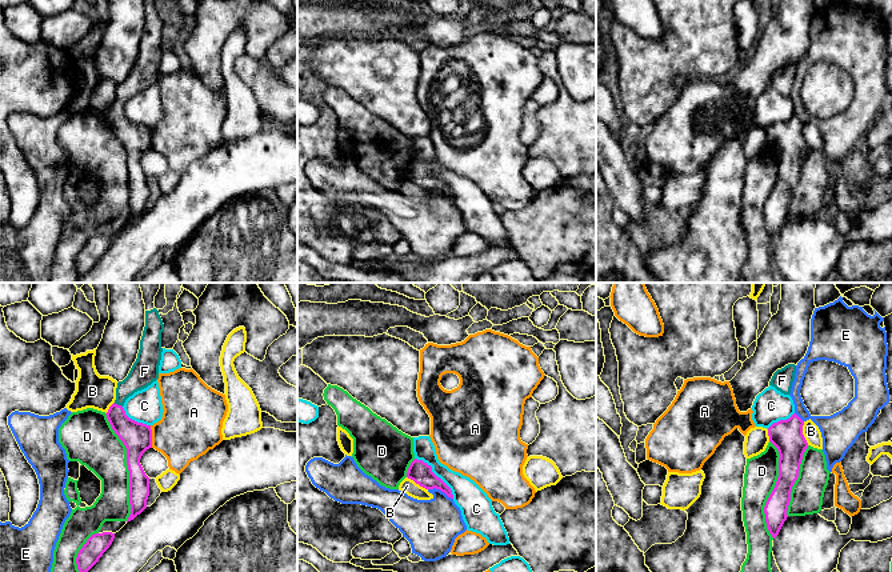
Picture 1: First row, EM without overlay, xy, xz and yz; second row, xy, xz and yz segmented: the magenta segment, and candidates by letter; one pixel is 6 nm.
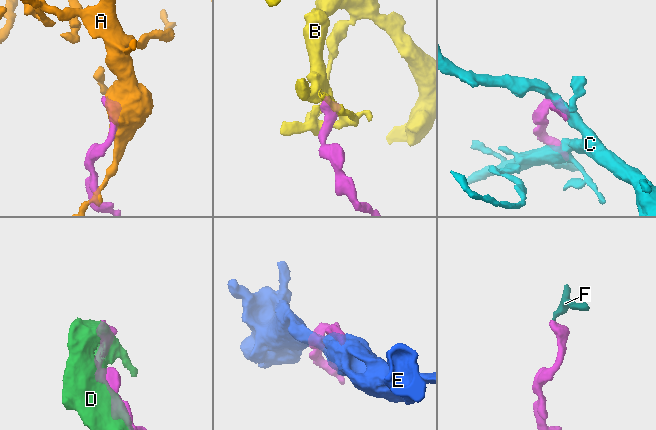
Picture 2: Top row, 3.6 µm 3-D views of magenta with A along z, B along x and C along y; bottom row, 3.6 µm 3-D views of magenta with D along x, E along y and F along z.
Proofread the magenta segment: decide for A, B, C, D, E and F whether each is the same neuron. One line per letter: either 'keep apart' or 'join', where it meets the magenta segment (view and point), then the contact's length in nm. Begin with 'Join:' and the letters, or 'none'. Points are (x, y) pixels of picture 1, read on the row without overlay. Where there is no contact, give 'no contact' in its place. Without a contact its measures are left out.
Join: F
A: keep apart | xy (151, 138) | 140 nm
B: keep apart | yz (802, 135) | 150 nm
C: keep apart | xz (435, 176) | 340 nm
D: keep apart | xy (128, 168) | 650 nm
E: keep apart | xz (440, 191) | 170 nm
F: join | xy (116, 106) | 60 nm

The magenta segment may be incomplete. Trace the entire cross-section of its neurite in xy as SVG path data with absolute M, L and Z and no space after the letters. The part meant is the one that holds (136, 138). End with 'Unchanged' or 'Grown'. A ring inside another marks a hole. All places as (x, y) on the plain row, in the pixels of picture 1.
M155 0L143 1L145 5L145 28L137 60L128 77L117 84L116 101L105 115L112 131L127 149L131 205L131 216L127 224L147 209L149 179L145 176L140 160L147 151L152 149L152 131L151 127L129 120L123 107L135 93L147 89L159 80L163 53L161 33L164 32L164 25L159 12L155 9Z. Grown

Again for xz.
M415 160L407 173L407 179L425 191L440 191L448 199L453 200L451 189L432 173L432 168L423 161Z. Unchanged

